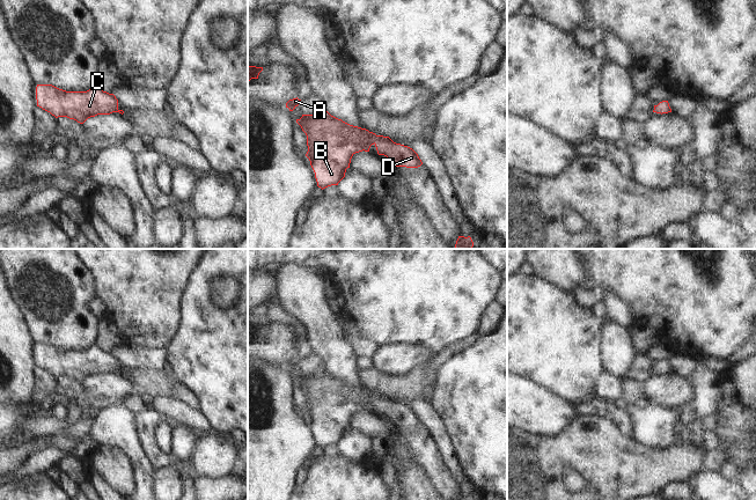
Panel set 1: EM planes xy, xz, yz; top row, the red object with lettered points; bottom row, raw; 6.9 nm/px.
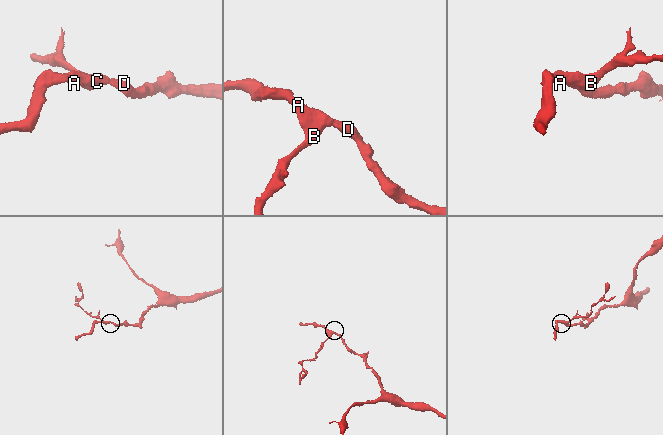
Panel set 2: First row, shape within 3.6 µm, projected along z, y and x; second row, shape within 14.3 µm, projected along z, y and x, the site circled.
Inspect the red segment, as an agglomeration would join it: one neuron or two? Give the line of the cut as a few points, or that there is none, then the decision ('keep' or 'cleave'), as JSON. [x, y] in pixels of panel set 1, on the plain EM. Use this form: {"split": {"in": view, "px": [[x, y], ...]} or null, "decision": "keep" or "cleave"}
{"split": null, "decision": "keep"}

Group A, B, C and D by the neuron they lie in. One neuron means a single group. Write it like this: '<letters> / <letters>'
A B C D

